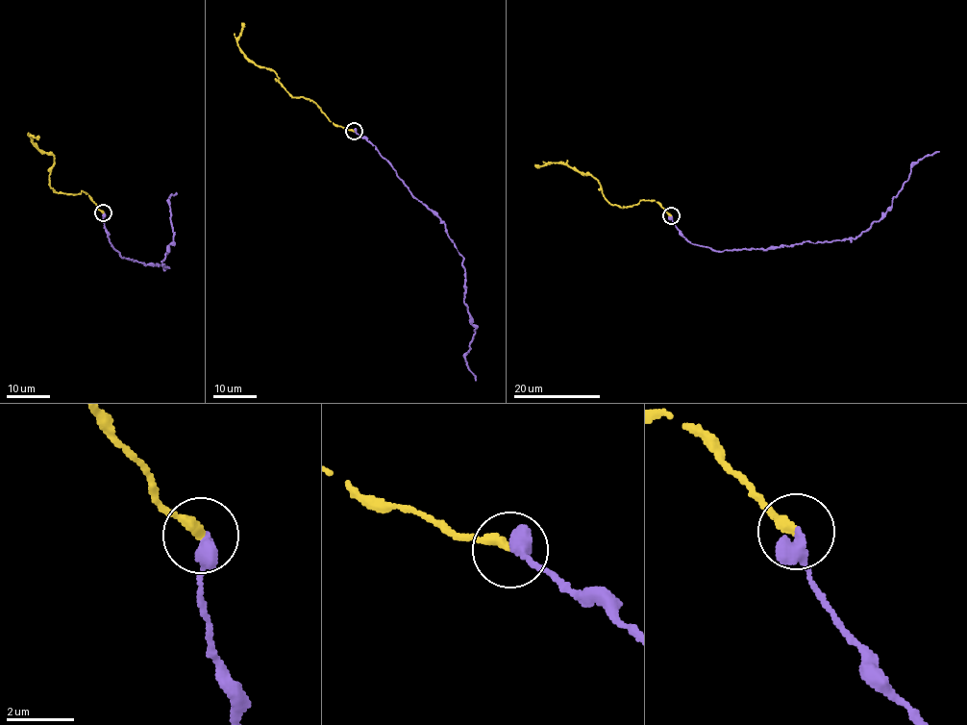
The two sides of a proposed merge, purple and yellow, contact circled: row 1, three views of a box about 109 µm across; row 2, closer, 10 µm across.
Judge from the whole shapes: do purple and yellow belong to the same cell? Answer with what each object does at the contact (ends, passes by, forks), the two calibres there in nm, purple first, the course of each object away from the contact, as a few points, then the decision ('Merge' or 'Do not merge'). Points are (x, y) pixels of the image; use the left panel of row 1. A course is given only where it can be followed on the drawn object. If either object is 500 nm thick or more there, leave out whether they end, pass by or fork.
At the ring purple ends. At the ring yellow ends. Thickness 480 nm (purple) against 280 nm. Course of purple: (103, 212), (109, 239), (120, 256), (168, 267), (162, 267), (161, 262), (173, 239), (167, 202), (176, 193). Course of yellow: (103, 212), (88, 193), (56, 192), (51, 188), (48, 176), (55, 159), (39, 152), (29, 136), (38, 136). Merge

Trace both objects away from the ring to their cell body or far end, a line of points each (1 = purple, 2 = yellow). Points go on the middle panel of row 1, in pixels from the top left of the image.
1: (353, 132), (376, 147), (410, 192), (435, 212), (462, 257), (463, 302), (476, 329), (464, 358), (476, 380)
2: (353, 132), (331, 121), (312, 101), (293, 97), (277, 81), (277, 74), (244, 56), (237, 43), (242, 23)

